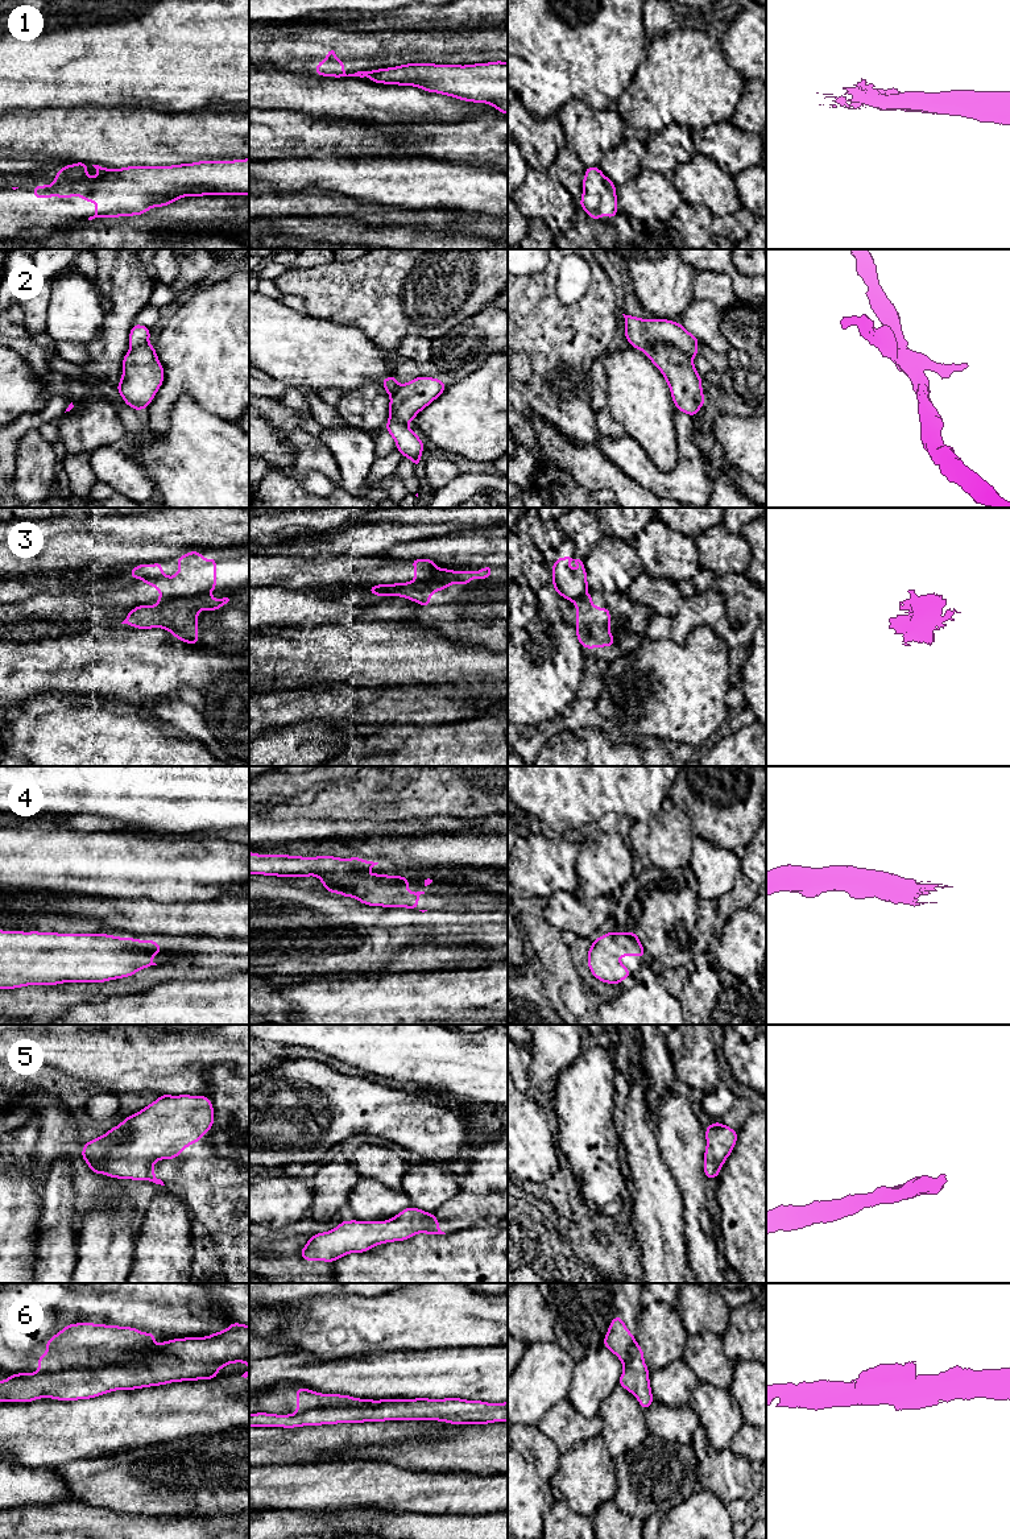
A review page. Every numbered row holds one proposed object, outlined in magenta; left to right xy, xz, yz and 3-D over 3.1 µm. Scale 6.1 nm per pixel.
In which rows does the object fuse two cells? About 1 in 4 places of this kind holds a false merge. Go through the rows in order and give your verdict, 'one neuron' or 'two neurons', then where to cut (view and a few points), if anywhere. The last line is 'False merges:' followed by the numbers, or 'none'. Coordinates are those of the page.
1: one neuron | no cut
2: two neurons | yz (645, 351), (655, 343), (674, 343), (690, 358)
3: two neurons | xz (454, 571), (410, 583)
4: one neuron | no cut
5: one neuron | no cut
6: two neurons | xy (154, 1344), (154, 1349), (150, 1353), (121, 1364), (38, 1372)
False merges: 2, 3, 6

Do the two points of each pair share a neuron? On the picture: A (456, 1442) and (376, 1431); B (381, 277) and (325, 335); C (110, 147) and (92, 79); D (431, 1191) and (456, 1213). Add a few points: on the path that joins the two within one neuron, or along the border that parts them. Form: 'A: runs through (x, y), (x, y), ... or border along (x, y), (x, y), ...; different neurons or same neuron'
A: border along (451, 1426), (435, 1434), (425, 1434), (392, 1444); different neurons
B: border along (307, 313), (315, 318), (354, 325), (365, 335); different neurons
C: border along (67, 106), (131, 106); different neurons
D: border along (459, 1178), (459, 1190), (434, 1213); different neurons

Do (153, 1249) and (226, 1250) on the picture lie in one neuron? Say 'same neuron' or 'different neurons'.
different neurons

